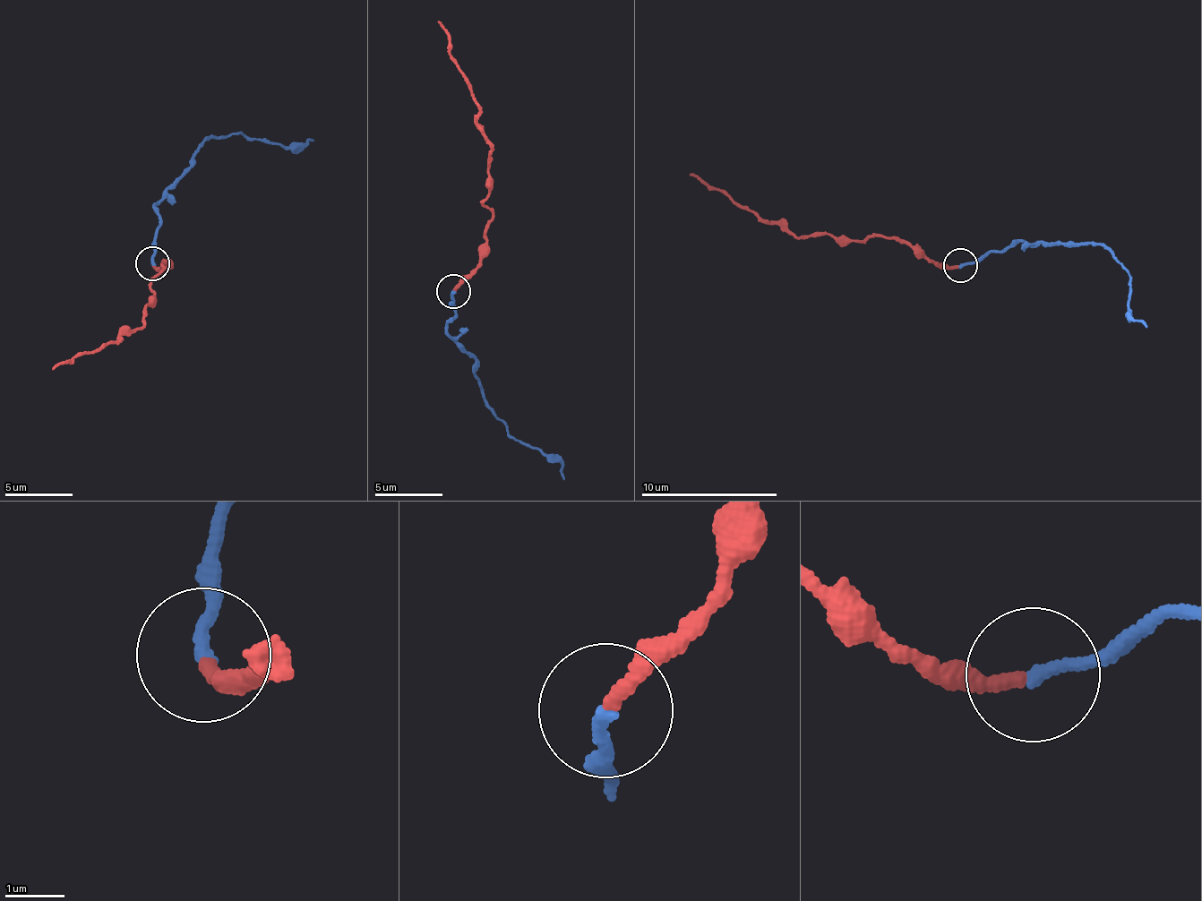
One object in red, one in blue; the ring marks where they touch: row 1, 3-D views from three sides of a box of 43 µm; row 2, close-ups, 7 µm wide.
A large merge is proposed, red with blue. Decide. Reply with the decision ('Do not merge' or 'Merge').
Merge

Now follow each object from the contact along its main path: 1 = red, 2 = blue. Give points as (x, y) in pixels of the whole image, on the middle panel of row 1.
1: (452, 291), (480, 261), (492, 217), (484, 204), (490, 193), (493, 141), (476, 122), (471, 86), (437, 22)
2: (452, 291), (454, 318), (447, 322), (450, 341), (475, 358), (480, 393), (512, 439), (550, 453), (564, 479)

